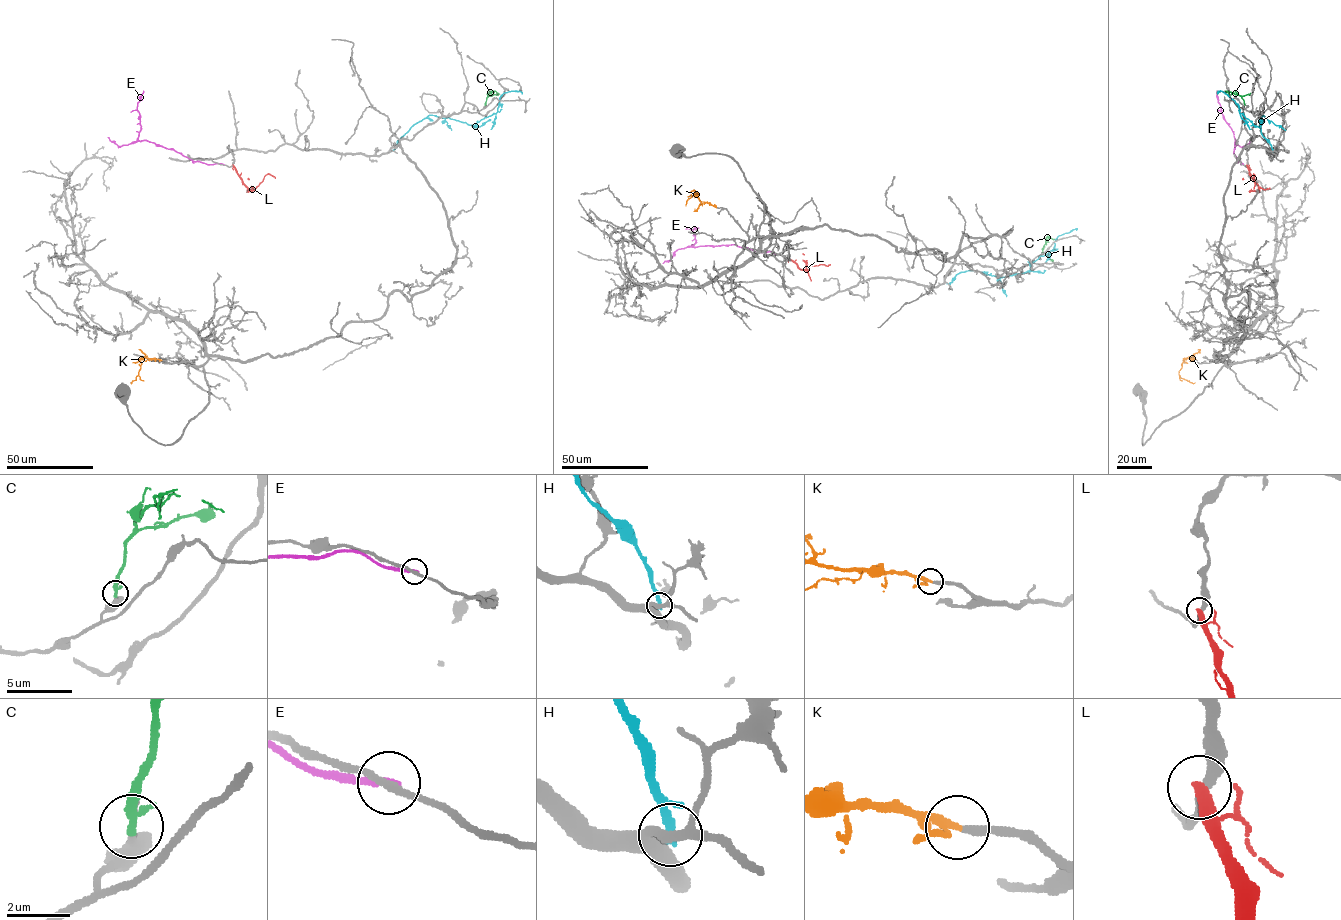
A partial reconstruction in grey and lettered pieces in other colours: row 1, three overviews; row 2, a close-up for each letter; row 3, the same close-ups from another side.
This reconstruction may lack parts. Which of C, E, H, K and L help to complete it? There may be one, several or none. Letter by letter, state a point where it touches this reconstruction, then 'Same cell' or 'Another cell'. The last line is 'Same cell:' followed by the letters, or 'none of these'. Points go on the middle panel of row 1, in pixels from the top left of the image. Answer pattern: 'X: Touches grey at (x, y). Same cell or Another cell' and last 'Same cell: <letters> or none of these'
C: Touches grey at (1040, 256). Another cell
E: Touches grey at (778, 254). Another cell
H: Touches grey at (947, 283). Another cell
K: Touches grey at (716, 207). Same cell
L: Touches grey at (788, 257). Another cell
Same cell: K

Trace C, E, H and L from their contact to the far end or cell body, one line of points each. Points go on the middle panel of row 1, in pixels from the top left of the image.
C: (1040, 256), (1045, 240), (1054, 239)
E: (778, 254), (756, 252), (735, 245), (694, 247), (692, 230), (698, 228)
H: (947, 284), (957, 274), (967, 271), (999, 277), (1029, 271), (1029, 264), (1053, 249), (1059, 235), (1077, 228)
L: (788, 258), (800, 269), (809, 264), (830, 264)

